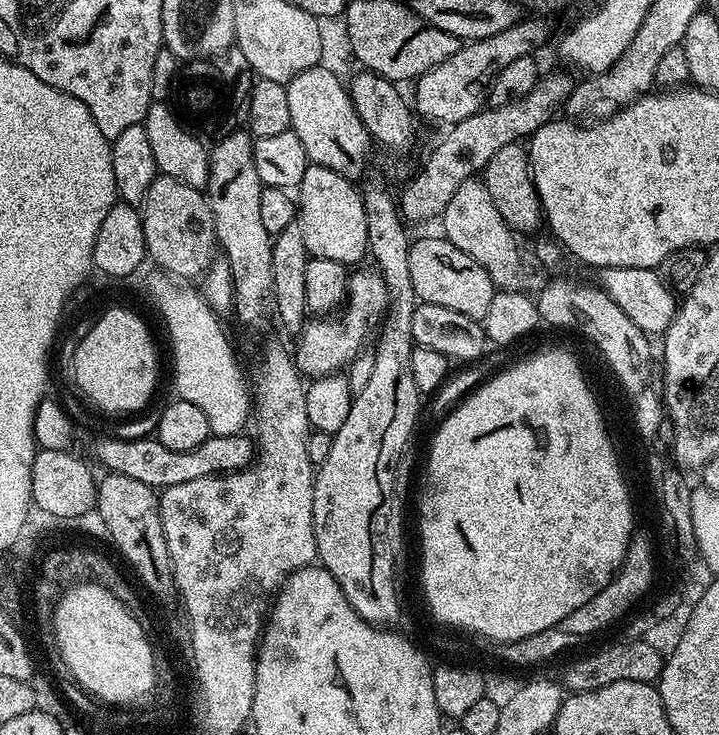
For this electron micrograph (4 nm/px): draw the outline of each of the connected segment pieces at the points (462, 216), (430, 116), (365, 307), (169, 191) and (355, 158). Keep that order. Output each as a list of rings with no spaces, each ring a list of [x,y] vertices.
[[[483,179],[467,180],[458,186],[458,190],[454,190],[454,198],[446,202],[442,223],[444,239],[458,246],[462,254],[470,254],[470,258],[474,258],[474,262],[478,262],[478,266],[490,274],[490,282],[497,290],[515,292],[521,287],[524,264],[520,261],[520,248],[516,245],[517,233],[508,227],[502,214],[498,214],[498,206],[494,206],[490,190],[486,190]]]
[[[524,18],[509,29],[494,34],[493,37],[461,45],[461,48],[450,58],[446,58],[445,62],[439,63],[415,81],[416,92],[412,102],[417,115],[434,122],[442,122],[444,126],[451,126],[472,117],[481,111],[484,104],[482,95],[497,74],[506,66],[510,66],[515,59],[528,56],[531,48],[538,47],[547,36],[546,25]]]
[[[379,271],[356,272],[348,277],[348,295],[338,314],[312,318],[299,329],[294,359],[296,369],[305,378],[331,376],[347,369],[348,365],[365,351],[368,335],[381,327],[384,313],[388,310],[388,290]]]
[[[157,174],[154,182],[150,182],[150,190],[146,190],[140,217],[150,260],[153,260],[158,267],[165,268],[163,271],[169,277],[179,278],[184,282],[192,282],[195,276],[196,279],[203,277],[217,255],[218,241],[214,226],[214,214],[208,205],[207,195],[201,189],[190,186],[186,182],[178,182],[178,178]]]
[[[324,67],[302,70],[302,74],[295,76],[286,85],[292,123],[290,130],[302,138],[302,146],[306,146],[306,154],[311,163],[326,166],[356,182],[365,175],[368,151],[374,148],[374,141],[366,126],[362,126],[362,118],[358,118],[354,110],[354,102],[348,95],[345,81],[340,81],[330,69]]]

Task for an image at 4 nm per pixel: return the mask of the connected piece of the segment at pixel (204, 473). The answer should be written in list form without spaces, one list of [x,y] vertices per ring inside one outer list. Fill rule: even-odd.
[[[244,434],[238,436],[209,435],[208,440],[202,442],[202,446],[194,446],[194,450],[185,452],[166,450],[166,446],[162,446],[160,440],[147,436],[137,440],[112,438],[112,440],[98,441],[93,446],[92,452],[104,470],[126,474],[126,478],[134,478],[138,482],[146,482],[146,486],[163,490],[170,486],[178,486],[182,482],[208,480],[219,477],[221,474],[240,472],[243,468],[247,468],[254,460],[254,444],[246,437],[247,435]]]

